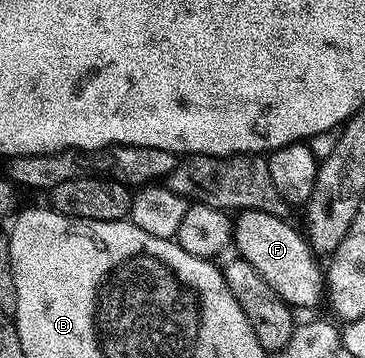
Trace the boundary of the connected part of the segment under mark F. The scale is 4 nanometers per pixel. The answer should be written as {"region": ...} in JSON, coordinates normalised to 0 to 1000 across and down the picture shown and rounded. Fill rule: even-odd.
{"region":[[[710,587],[658,595],[638,631],[636,679],[649,682],[658,723],[688,732],[715,774],[805,863],[858,860],[896,816],[885,749],[868,740],[871,718],[847,690],[844,668],[792,628],[789,612],[745,603]]]}

